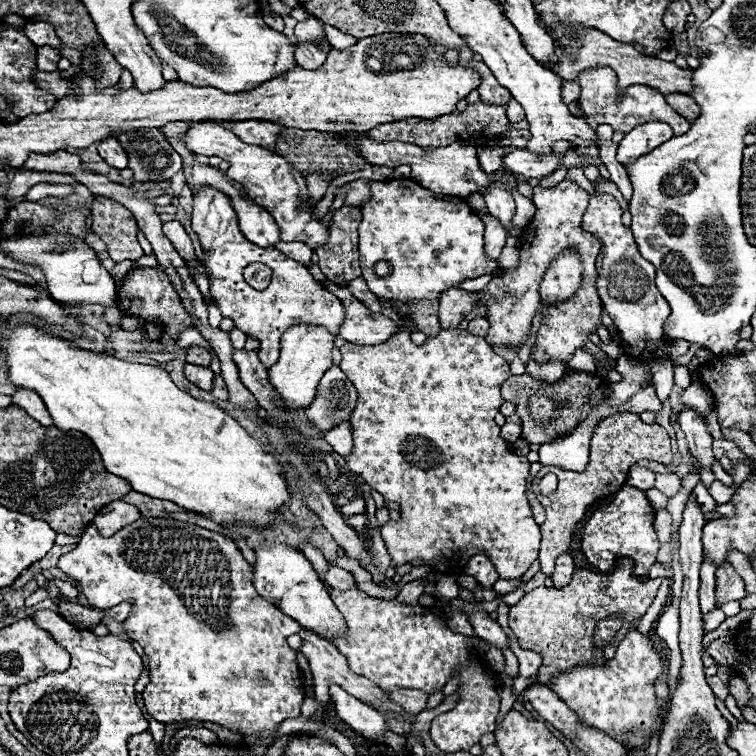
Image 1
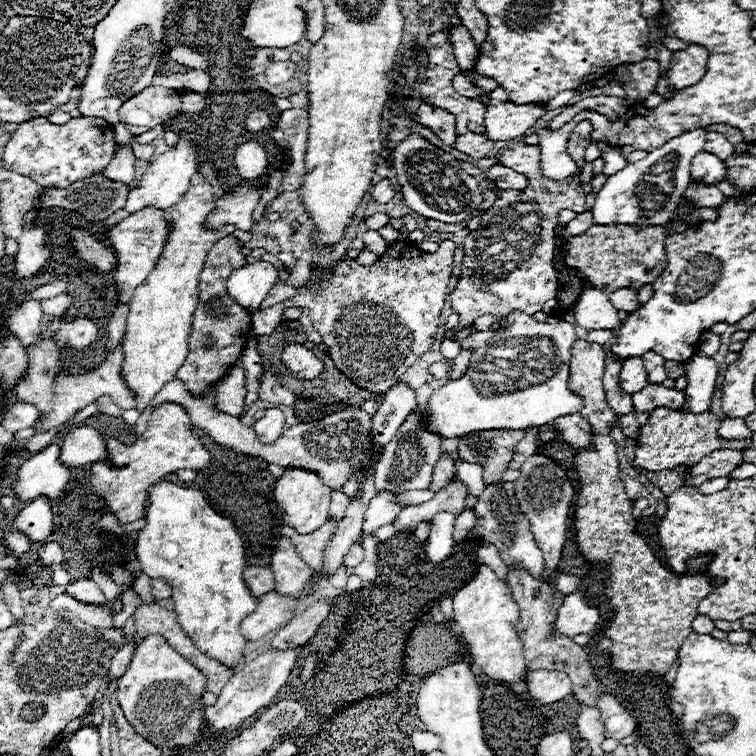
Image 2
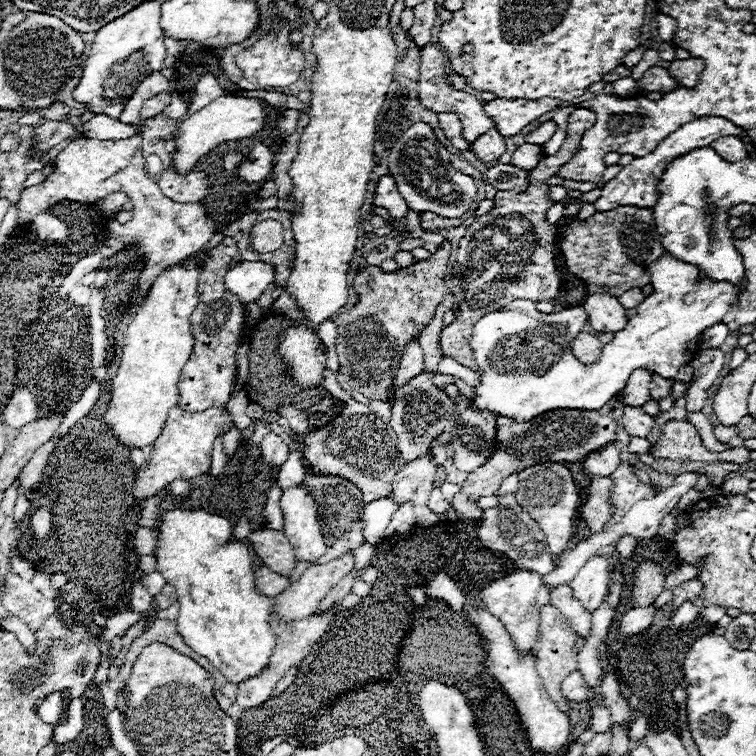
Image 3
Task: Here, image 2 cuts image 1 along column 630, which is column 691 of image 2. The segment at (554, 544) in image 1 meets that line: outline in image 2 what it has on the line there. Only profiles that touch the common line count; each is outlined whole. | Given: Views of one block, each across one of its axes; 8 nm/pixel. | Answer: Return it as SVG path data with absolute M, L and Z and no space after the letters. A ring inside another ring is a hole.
M656 408L650 412L648 422L640 428L638 444L636 444L636 460L634 464L646 470L672 470L676 466L694 466L700 462L702 456L714 450L744 450L750 446L750 440L722 440L718 438L720 418L712 412L692 414L692 412L678 412L670 408Z

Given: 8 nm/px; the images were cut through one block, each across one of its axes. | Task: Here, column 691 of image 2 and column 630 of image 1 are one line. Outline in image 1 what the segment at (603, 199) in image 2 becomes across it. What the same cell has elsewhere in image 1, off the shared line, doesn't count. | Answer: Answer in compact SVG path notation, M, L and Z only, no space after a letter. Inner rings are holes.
M648 122L648 124L636 126L618 144L616 160L622 166L630 166L632 160L646 156L650 150L654 150L656 146L660 146L662 142L666 142L672 136L674 134L672 134L670 126L666 126L664 122Z

